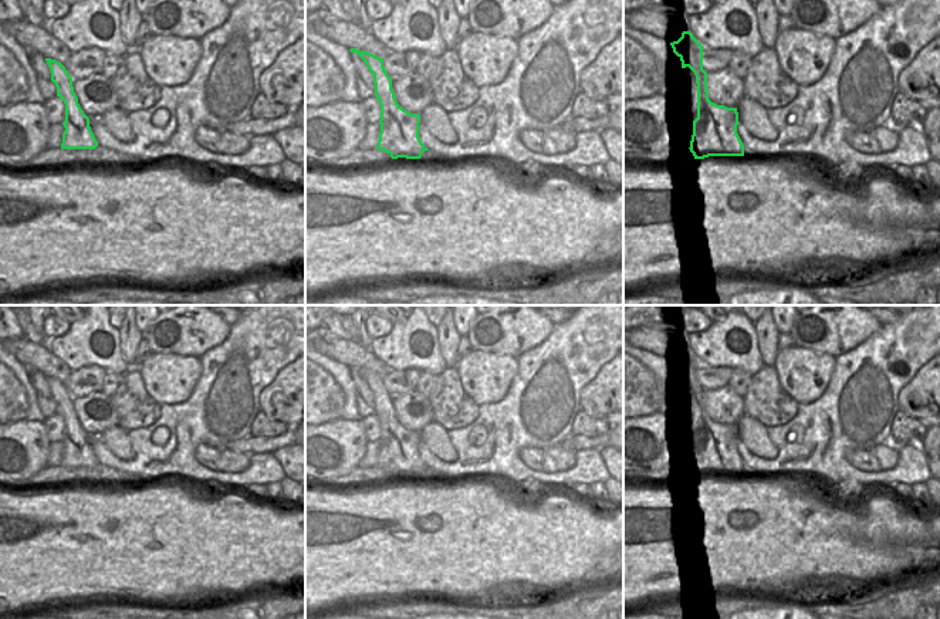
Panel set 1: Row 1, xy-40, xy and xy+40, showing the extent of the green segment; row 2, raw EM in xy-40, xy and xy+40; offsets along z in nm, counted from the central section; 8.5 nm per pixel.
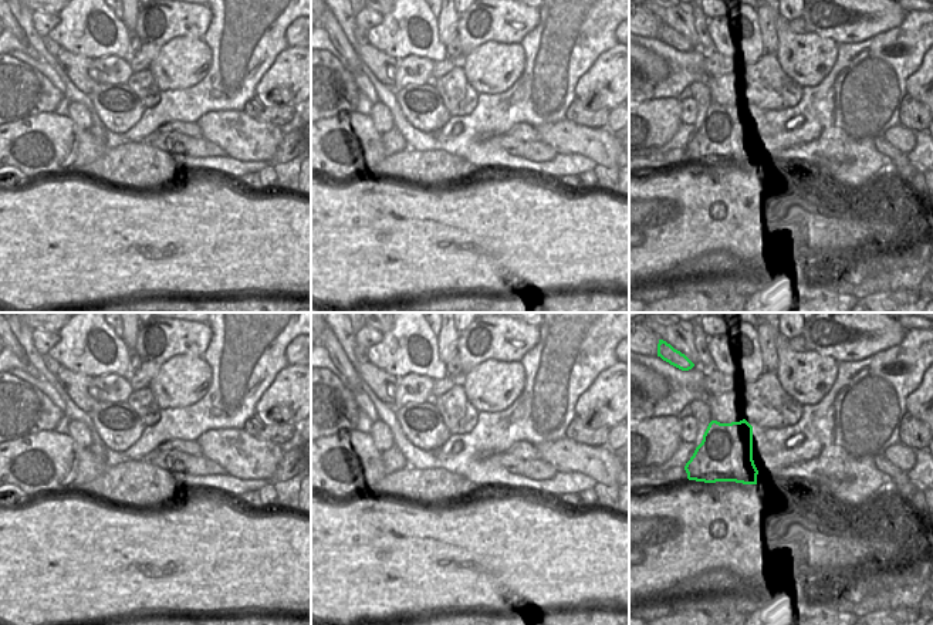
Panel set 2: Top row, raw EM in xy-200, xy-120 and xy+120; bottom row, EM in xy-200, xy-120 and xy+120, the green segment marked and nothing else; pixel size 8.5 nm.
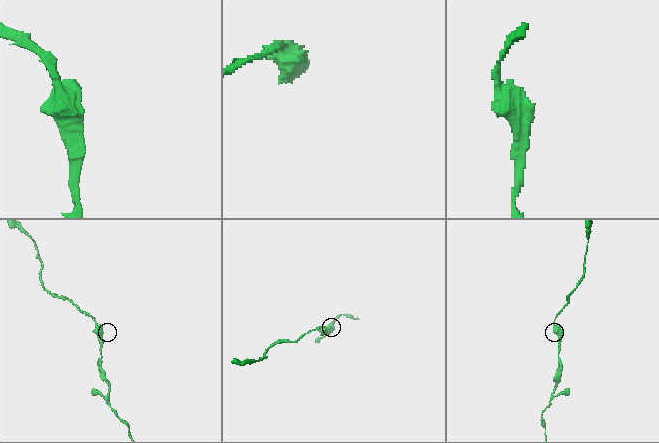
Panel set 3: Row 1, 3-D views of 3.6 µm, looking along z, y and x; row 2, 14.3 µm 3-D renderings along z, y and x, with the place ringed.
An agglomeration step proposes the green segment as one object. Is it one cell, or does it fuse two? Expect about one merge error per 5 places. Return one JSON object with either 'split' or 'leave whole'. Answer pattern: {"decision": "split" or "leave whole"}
{"decision": "leave whole"}

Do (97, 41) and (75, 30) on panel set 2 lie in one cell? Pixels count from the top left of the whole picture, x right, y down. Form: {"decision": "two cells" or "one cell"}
{"decision": "one cell"}

